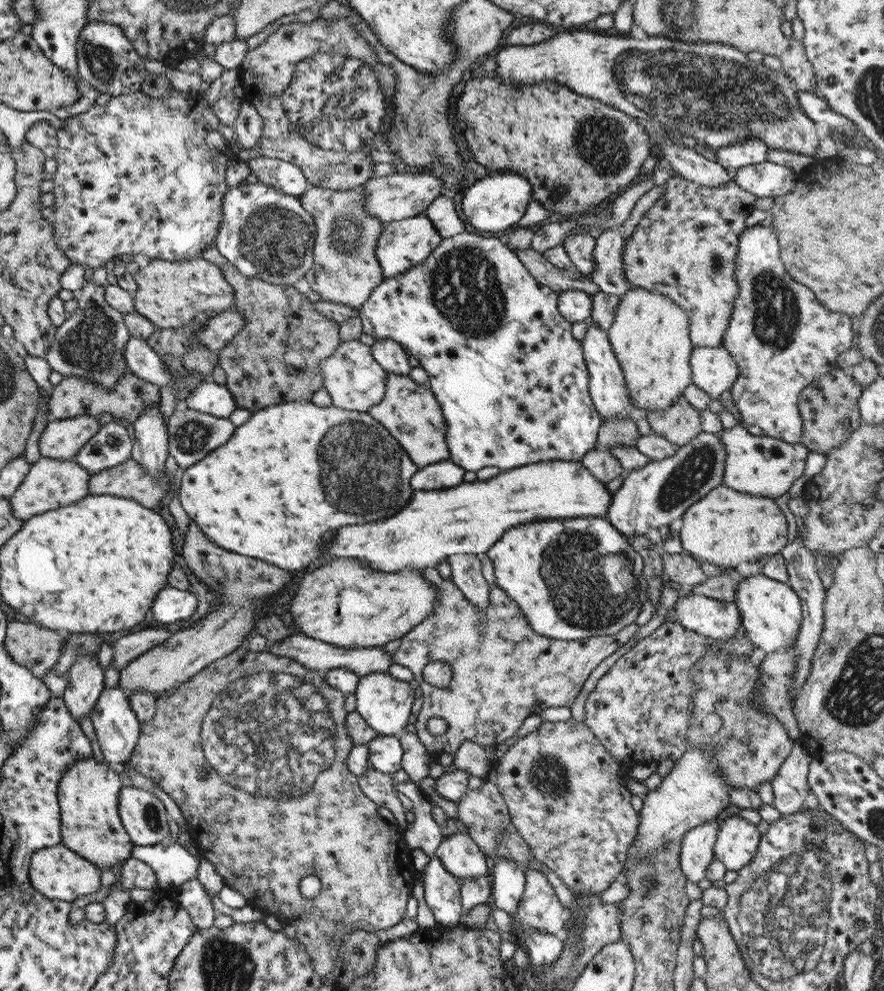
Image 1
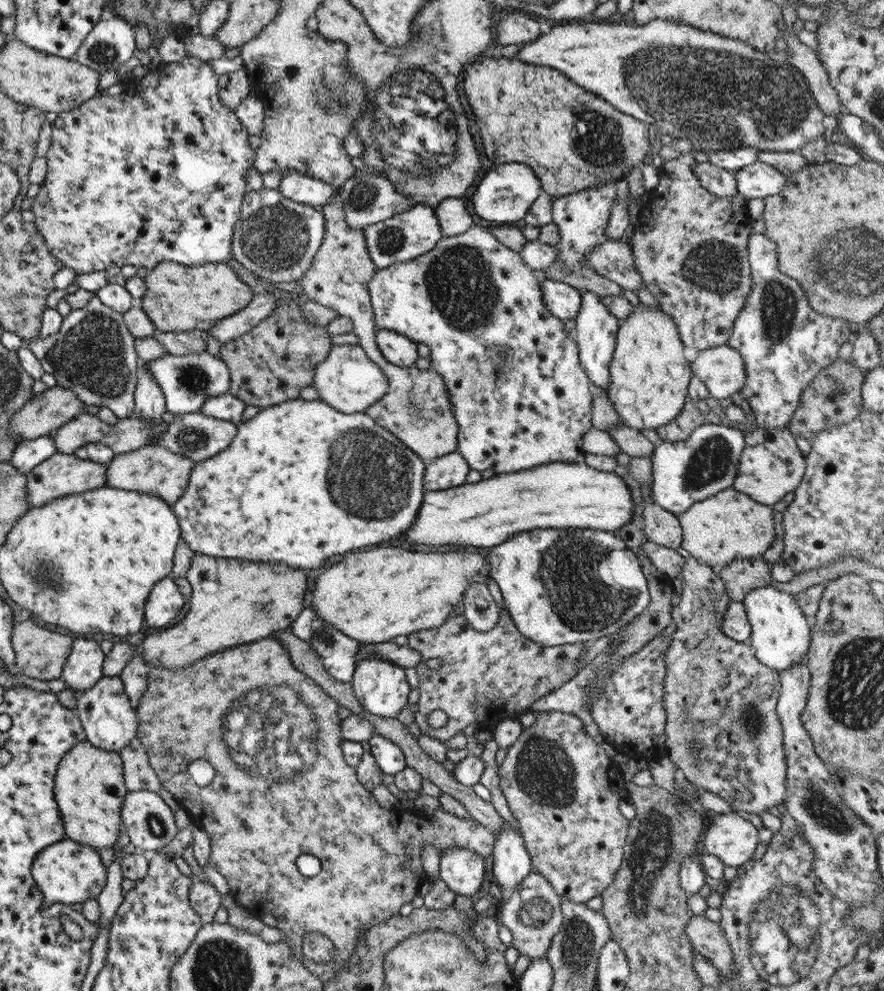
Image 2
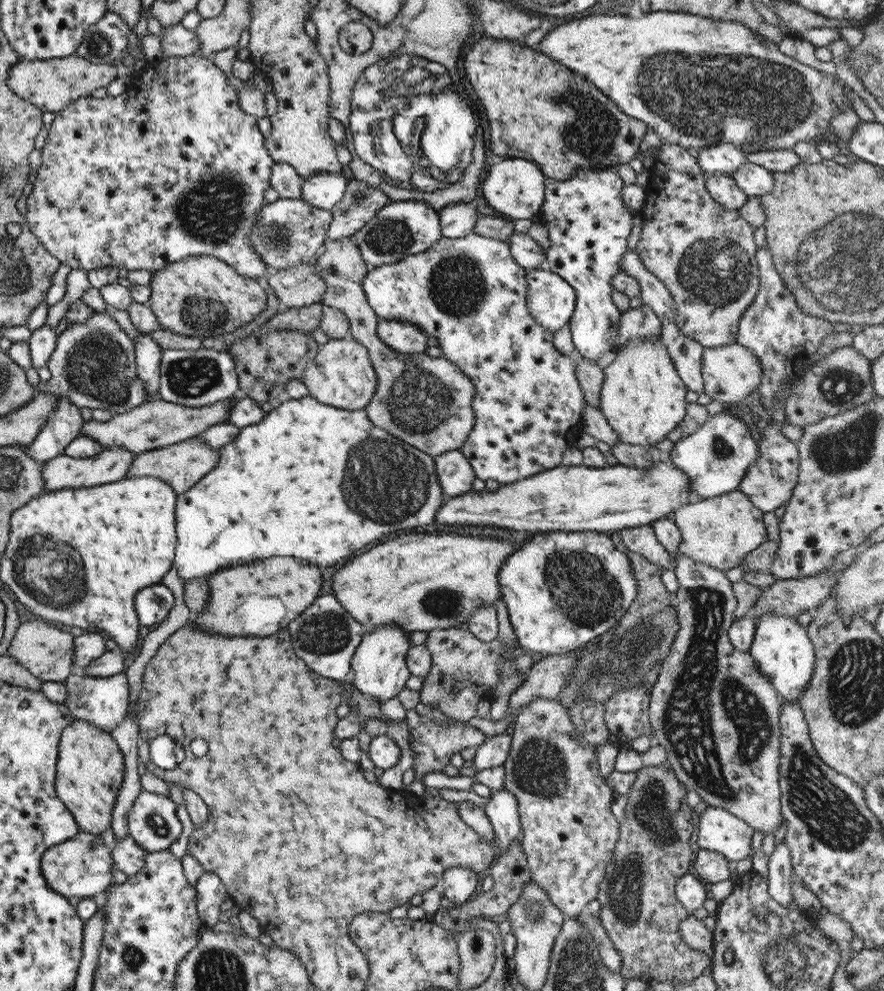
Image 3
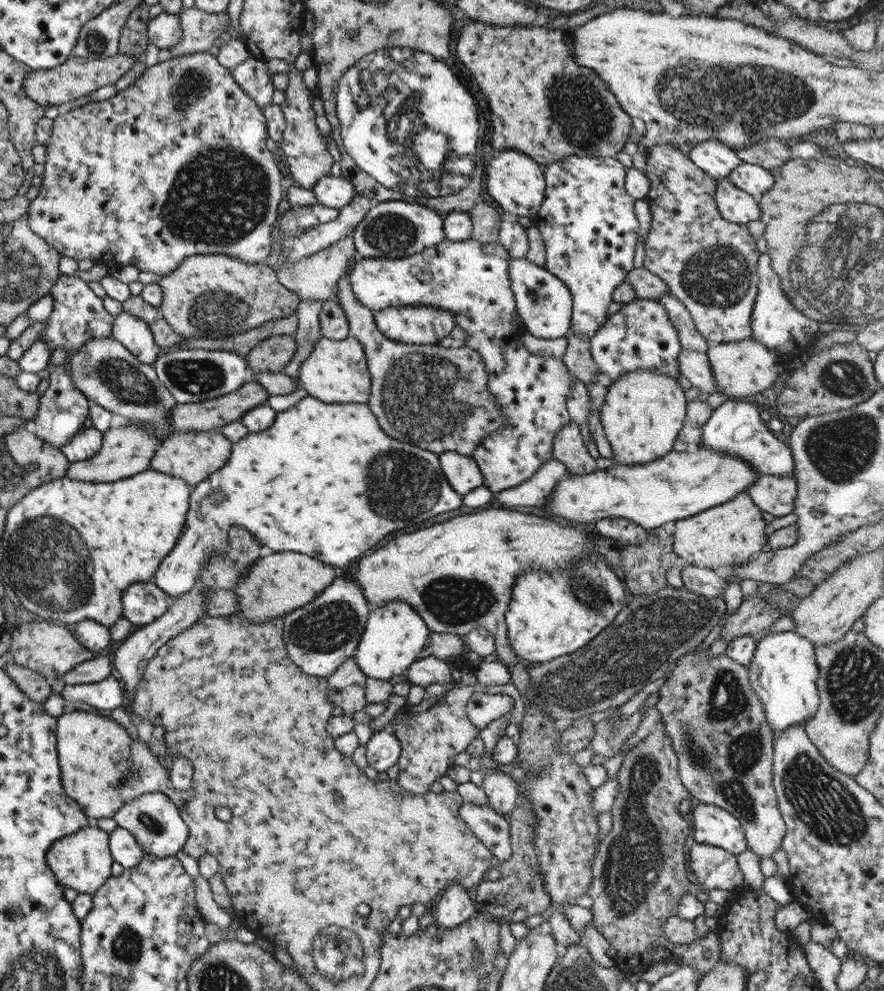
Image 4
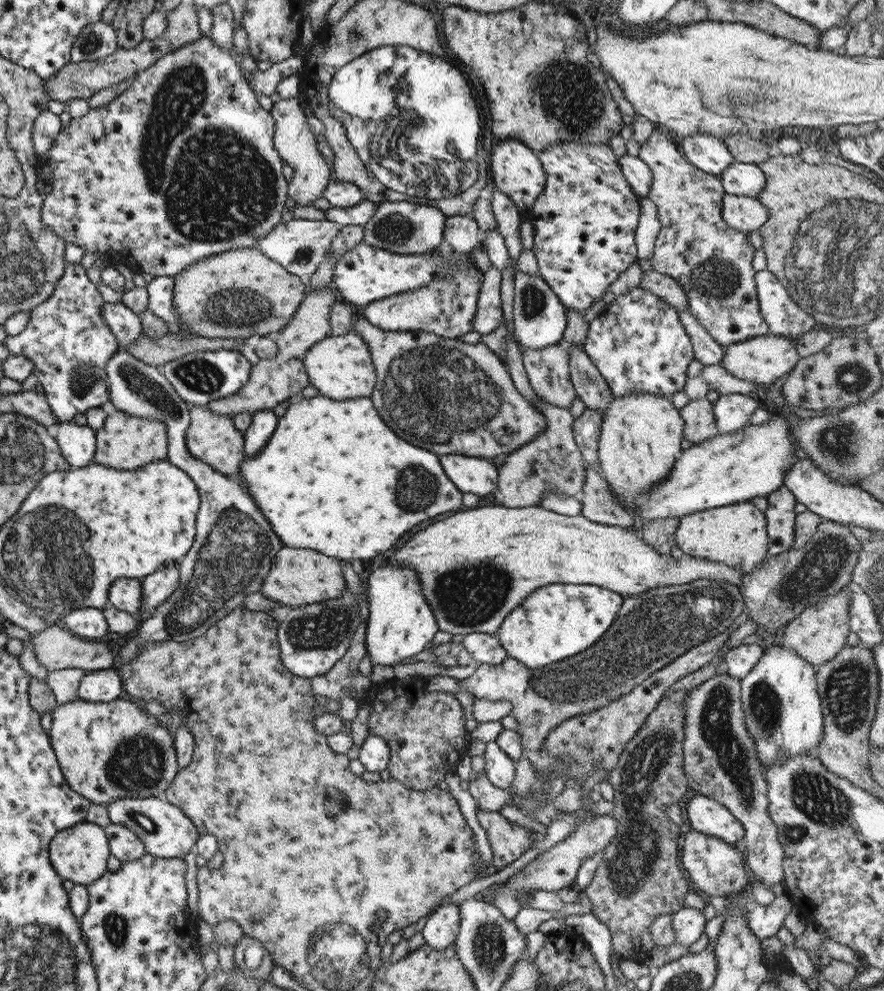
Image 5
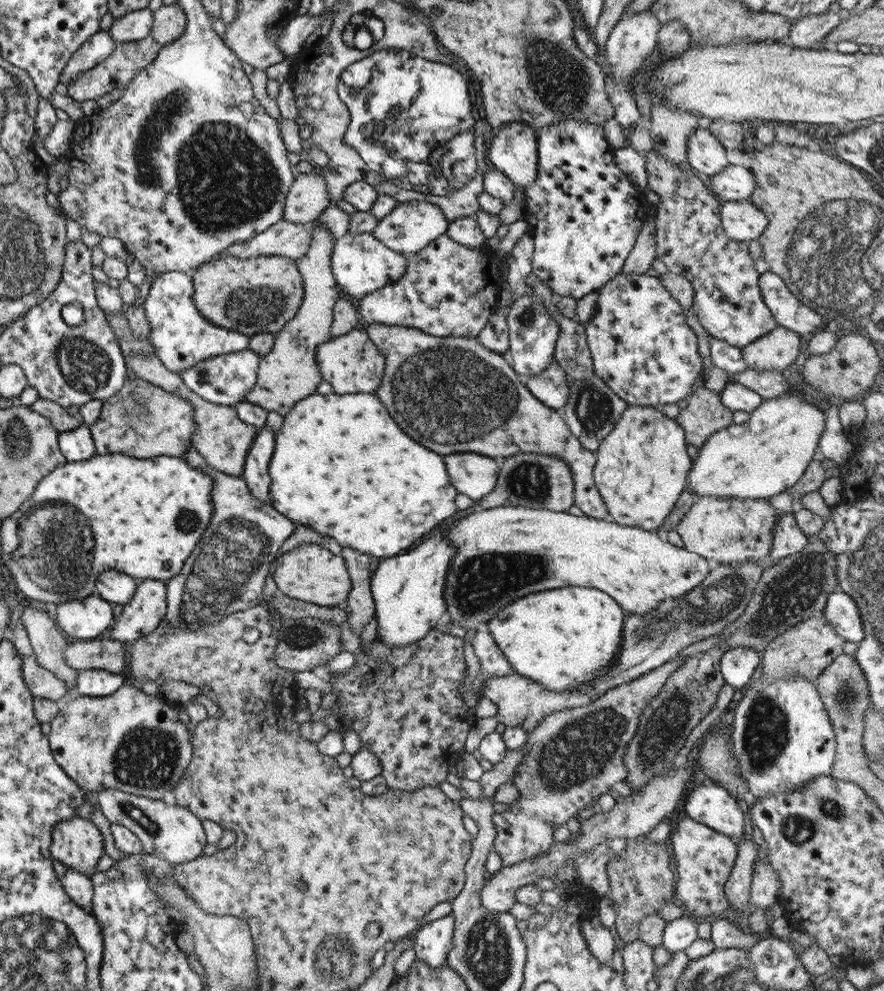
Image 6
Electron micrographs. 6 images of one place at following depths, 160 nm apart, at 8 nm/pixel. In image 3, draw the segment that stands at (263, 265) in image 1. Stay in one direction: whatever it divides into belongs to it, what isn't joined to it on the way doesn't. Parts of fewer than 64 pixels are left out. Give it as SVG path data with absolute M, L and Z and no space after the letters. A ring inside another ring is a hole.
M280 198L259 207L258 215L250 233L246 236L255 255L274 271L289 269L314 259L318 248L324 243L326 230L332 214L328 210L315 208L305 201Z

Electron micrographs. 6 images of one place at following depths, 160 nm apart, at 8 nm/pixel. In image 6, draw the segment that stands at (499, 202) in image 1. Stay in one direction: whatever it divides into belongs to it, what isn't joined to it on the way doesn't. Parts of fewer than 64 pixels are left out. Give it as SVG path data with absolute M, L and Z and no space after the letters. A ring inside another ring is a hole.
M515 121L505 123L505 125L495 129L495 133L486 152L487 159L491 163L490 166L504 174L514 184L514 187L522 190L523 187L529 187L537 178L537 136L535 131L521 121Z

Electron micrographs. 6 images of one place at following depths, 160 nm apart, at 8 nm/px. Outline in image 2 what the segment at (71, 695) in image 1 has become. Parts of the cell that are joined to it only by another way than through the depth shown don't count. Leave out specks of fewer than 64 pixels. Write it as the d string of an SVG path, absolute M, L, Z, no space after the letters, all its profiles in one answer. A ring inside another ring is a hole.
M85 639L73 641L60 680L76 694L89 690L102 678L103 657L103 652L95 642Z

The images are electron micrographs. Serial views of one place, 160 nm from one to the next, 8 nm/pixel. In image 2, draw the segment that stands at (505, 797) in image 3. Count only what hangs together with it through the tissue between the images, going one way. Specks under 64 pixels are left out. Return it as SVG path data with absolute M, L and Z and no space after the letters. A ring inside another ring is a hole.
M501 818L502 830L495 836L492 848L492 869L494 887L500 899L509 898L523 879L532 873L531 862L523 839L509 829L509 825Z

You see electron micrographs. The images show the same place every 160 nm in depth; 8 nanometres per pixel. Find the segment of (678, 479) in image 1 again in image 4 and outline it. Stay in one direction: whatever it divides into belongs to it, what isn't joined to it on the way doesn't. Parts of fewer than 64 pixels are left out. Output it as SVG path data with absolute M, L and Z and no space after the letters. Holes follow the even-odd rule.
M729 398L712 410L701 427L700 442L696 446L710 448L746 460L761 475L785 476L794 478L791 451L782 437L774 435L765 425L763 411L754 403L742 399Z

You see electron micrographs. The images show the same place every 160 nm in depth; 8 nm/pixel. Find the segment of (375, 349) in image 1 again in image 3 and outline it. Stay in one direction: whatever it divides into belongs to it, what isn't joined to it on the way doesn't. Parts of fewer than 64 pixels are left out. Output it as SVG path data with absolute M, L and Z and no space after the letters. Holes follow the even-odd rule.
M383 320L376 322L376 335L393 351L419 353L427 348L427 335L410 322Z

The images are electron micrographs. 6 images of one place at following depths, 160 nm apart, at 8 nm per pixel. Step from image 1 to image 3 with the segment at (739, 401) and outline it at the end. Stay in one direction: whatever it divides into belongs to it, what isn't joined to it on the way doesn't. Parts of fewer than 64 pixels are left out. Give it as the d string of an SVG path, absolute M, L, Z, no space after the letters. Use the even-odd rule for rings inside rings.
M763 245L757 248L754 255L759 276L758 289L751 304L738 320L735 343L751 350L758 360L761 374L756 392L763 409L771 414L774 398L784 388L784 382L793 386L798 380L802 380L805 369L819 359L816 352L825 336L832 332L847 332L854 336L863 329L863 325L845 321L830 322L805 314L798 307L786 283L774 270L768 247Z

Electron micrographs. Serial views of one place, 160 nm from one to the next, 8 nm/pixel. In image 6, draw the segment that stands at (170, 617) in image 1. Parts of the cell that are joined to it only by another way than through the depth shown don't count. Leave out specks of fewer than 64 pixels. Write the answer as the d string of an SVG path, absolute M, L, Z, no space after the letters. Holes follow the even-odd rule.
M115 569L106 570L97 576L95 594L107 603L125 605L136 589L137 580Z

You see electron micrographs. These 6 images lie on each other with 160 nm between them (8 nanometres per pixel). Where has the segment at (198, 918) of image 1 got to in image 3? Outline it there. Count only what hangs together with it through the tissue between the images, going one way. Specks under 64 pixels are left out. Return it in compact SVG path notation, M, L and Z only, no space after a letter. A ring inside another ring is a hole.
M203 871L194 885L195 908L204 929L211 928L218 922L219 906L227 896L226 886L221 884L213 872Z

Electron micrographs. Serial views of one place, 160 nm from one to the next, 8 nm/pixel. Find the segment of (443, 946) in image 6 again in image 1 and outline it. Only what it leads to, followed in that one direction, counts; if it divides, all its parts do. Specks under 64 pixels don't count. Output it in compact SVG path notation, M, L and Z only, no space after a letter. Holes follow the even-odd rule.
M457 831L442 838L435 849L435 855L443 868L459 882L465 878L473 880L486 876L485 855L467 833Z

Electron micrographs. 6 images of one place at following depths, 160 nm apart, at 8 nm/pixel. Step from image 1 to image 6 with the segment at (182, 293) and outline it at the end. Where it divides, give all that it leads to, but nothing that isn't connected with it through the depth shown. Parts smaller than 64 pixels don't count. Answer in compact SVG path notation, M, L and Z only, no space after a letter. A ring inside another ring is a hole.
M279 256L237 260L221 258L200 265L190 273L192 303L209 323L251 337L280 331L293 318L302 295L302 278L295 261Z

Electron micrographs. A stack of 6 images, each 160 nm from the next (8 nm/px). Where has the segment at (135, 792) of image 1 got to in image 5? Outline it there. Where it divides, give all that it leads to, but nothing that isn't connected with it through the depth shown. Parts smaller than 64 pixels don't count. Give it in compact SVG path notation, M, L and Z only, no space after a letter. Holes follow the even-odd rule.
M143 797L140 799L118 798L106 805L106 811L111 823L128 828L144 846L144 852L159 858L183 857L187 852L194 851L198 839L195 825L177 808L165 799L158 797Z

